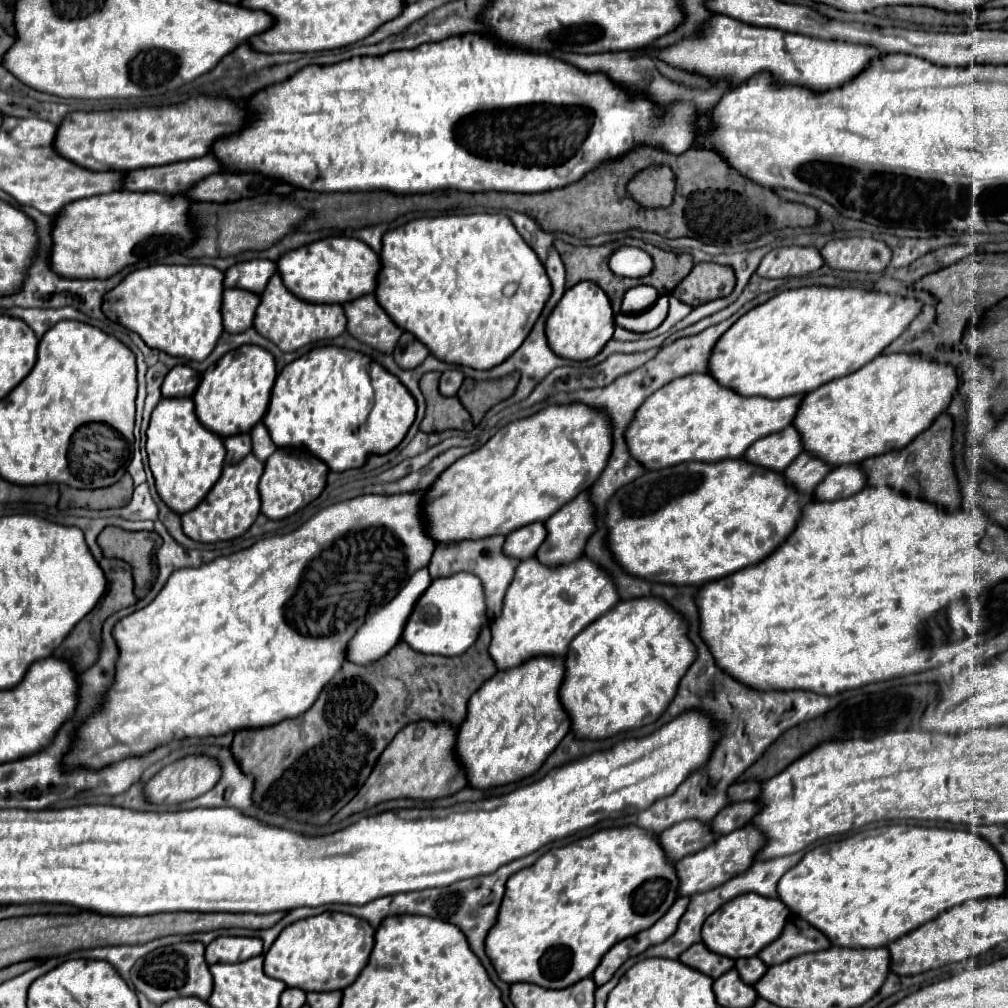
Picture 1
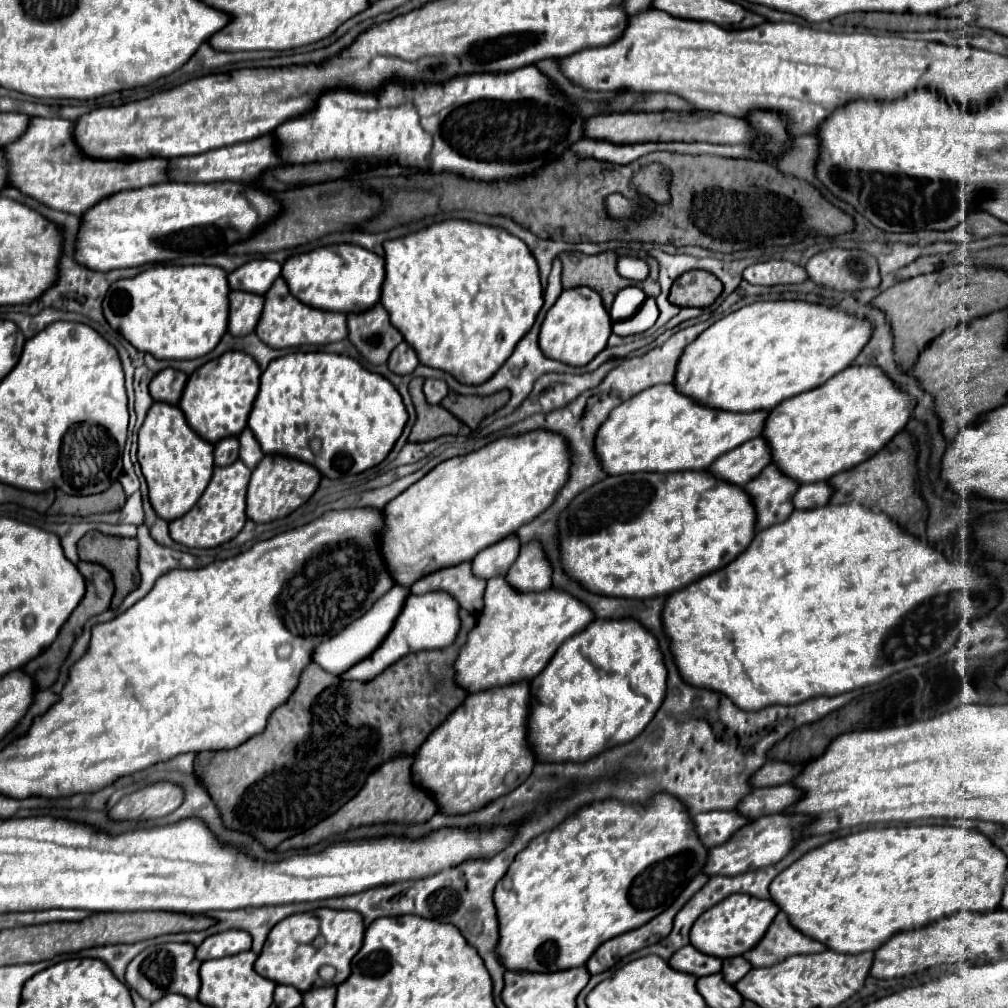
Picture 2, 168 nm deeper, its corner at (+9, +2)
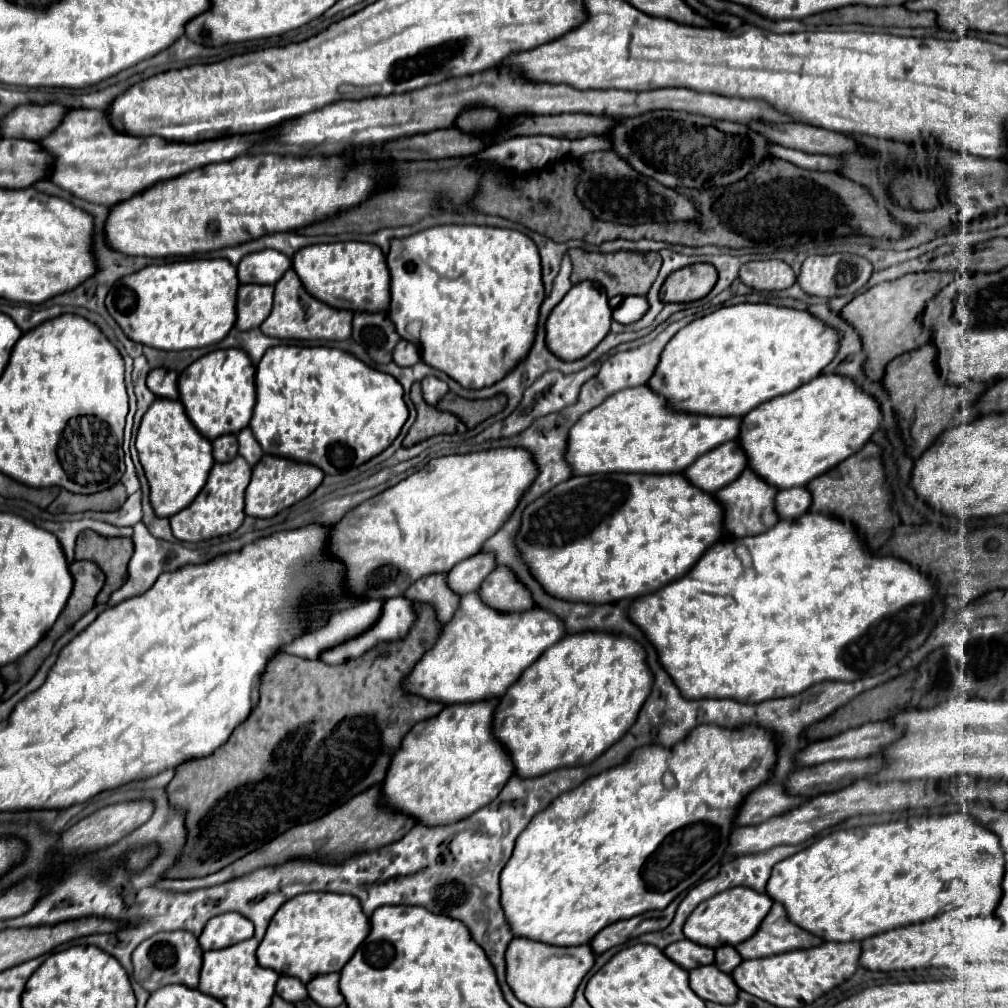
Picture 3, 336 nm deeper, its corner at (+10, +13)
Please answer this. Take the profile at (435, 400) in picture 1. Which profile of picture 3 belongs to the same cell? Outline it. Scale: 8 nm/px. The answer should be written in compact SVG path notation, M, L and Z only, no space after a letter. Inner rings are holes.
M414 382L412 384L412 392L410 392L410 398L418 410L418 418L416 422L412 424L410 432L406 434L404 438L404 446L412 446L416 442L422 442L434 434L452 434L456 432L456 426L458 426L458 418L450 412L440 412L438 408L430 406L424 398L422 398L422 390L420 390L420 382Z

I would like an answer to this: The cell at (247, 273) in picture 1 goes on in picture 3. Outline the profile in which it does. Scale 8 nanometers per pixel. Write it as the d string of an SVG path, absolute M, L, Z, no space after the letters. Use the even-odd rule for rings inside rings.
M260 250L246 254L238 268L238 280L242 284L276 284L292 260L278 250Z

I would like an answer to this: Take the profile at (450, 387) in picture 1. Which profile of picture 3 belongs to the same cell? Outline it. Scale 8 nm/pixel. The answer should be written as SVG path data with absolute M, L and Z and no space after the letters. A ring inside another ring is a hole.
M426 376L422 380L422 392L424 392L424 400L434 406L448 392L448 384L436 376Z

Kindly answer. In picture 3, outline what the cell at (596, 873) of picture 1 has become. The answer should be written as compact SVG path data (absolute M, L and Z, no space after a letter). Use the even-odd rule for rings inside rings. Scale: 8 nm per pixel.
M702 726L696 728L690 734L690 740L684 740L682 744L674 746L672 750L662 748L662 746L650 746L650 748L638 748L636 754L632 754L634 760L630 764L622 764L616 768L610 768L598 776L592 776L590 780L582 782L578 788L564 792L550 804L550 808L542 810L534 820L526 826L526 830L516 838L514 852L510 860L506 862L502 874L500 874L500 904L506 916L506 922L510 924L510 930L514 936L544 942L550 946L580 946L580 944L590 944L590 940L608 924L638 916L648 910L662 910L666 908L680 892L688 890L694 886L716 862L722 860L726 840L730 832L734 830L732 818L736 814L736 806L744 800L746 792L756 788L770 776L770 768L774 766L776 752L774 752L774 740L762 732L762 728L742 728L742 732L726 732L726 728L714 728L714 726ZM664 772L674 772L676 784L672 788L664 788L662 776Z

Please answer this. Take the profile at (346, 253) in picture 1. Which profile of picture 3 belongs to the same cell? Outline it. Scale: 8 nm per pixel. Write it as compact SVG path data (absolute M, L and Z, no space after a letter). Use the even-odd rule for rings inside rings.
M332 242L312 244L292 256L292 268L298 272L306 292L330 304L352 312L378 312L390 302L390 276L382 250L368 242Z

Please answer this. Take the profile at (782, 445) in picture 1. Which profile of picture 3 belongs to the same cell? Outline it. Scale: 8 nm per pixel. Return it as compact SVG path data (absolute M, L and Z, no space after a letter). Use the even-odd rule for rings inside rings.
M730 440L700 456L690 468L686 468L684 474L698 488L706 492L718 492L726 484L734 482L746 466L748 458L742 444L738 440Z

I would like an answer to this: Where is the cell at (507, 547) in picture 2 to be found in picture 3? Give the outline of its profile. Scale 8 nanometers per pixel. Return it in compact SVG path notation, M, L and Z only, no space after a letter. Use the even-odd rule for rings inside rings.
M478 552L468 556L466 560L458 562L448 572L448 584L454 592L466 594L480 588L482 580L496 568L496 554L494 552Z

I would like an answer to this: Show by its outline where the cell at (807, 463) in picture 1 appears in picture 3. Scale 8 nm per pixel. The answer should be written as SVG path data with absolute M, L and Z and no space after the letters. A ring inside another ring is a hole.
M746 468L746 472L742 472L742 476L738 476L738 480L734 480L726 488L718 490L716 496L724 504L726 536L746 538L746 536L754 536L754 534L760 534L760 532L766 532L768 528L772 528L780 520L780 516L776 512L778 490L780 488L768 484L762 476L754 474L754 470L750 470L750 468Z

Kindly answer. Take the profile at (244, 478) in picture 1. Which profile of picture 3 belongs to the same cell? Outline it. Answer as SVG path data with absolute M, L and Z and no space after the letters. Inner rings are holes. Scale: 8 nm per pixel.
M236 456L234 460L224 462L224 464L214 464L206 480L206 486L200 490L194 502L188 508L168 518L172 526L172 534L178 540L198 542L198 540L208 540L208 538L216 538L222 534L230 534L236 528L240 528L244 520L244 490L250 482L250 472L252 470L242 456Z

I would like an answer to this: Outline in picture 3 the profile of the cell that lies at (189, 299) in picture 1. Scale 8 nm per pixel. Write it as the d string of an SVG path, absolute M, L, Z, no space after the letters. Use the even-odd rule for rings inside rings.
M178 260L170 264L150 264L142 270L122 276L106 296L106 308L110 316L118 322L122 332L140 344L158 350L190 350L204 348L220 342L236 322L236 290L238 290L236 266L228 260Z

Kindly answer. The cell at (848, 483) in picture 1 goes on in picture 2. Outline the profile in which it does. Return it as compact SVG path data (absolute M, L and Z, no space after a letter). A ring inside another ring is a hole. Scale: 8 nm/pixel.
M809 483L799 485L797 493L793 495L793 507L795 509L817 509L829 503L831 487L827 483Z

